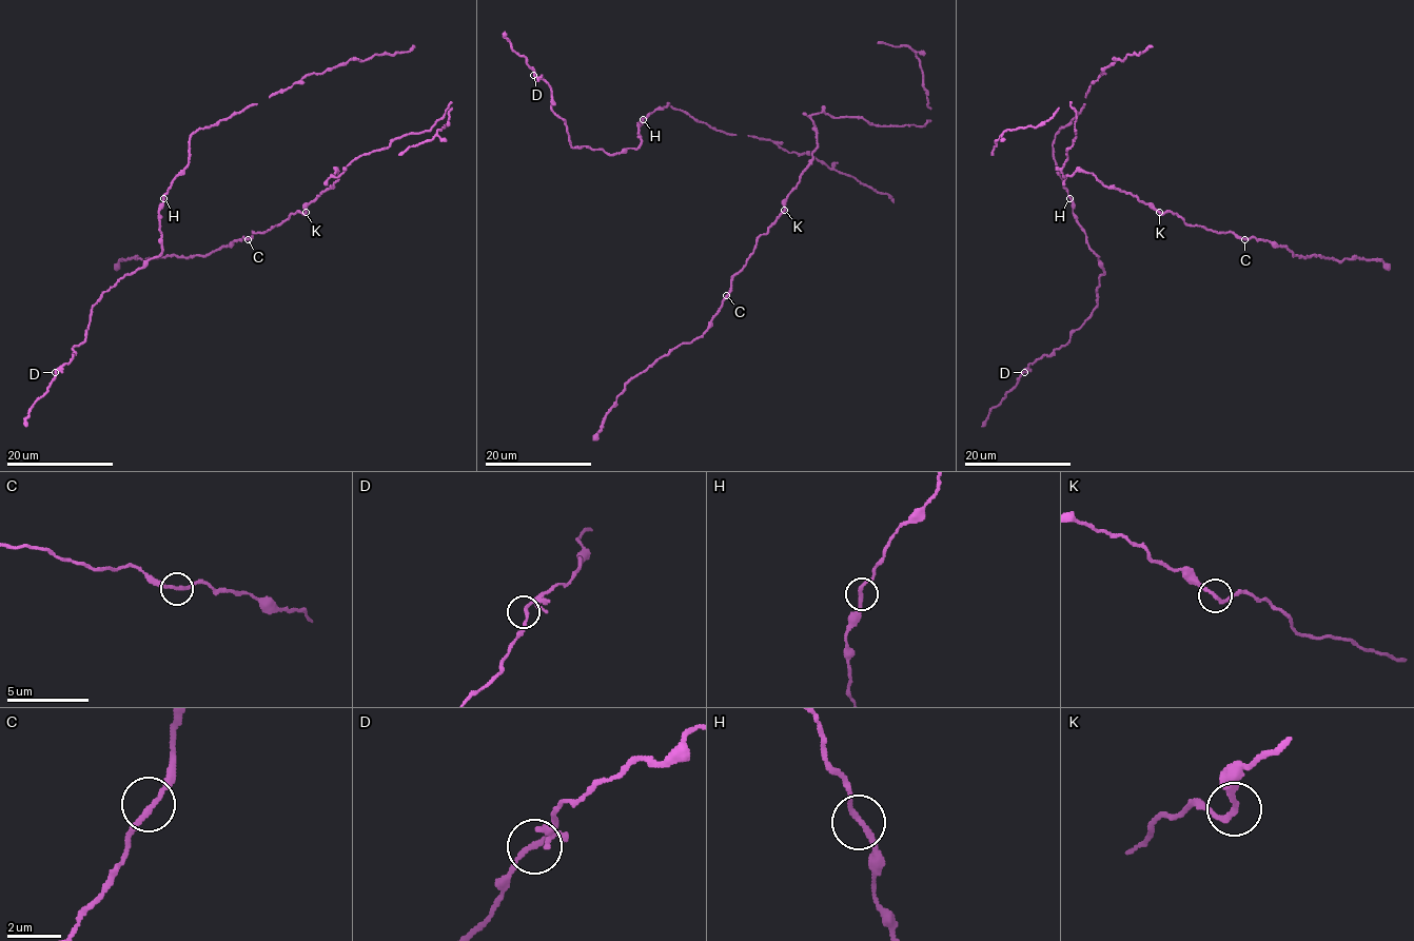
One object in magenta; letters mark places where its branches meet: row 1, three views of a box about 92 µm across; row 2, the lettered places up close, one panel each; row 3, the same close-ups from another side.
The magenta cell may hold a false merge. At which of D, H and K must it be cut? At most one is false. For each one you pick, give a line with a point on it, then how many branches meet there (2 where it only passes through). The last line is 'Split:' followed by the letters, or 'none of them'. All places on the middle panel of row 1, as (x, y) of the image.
Split: none of them

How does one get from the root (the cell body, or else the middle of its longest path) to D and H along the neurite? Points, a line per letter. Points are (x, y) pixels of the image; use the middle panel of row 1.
D: (735, 134), (668, 102), (637, 122), (635, 149), (573, 148), (551, 86), (533, 75)
H: (735, 134), (715, 131), (668, 102), (643, 119)

